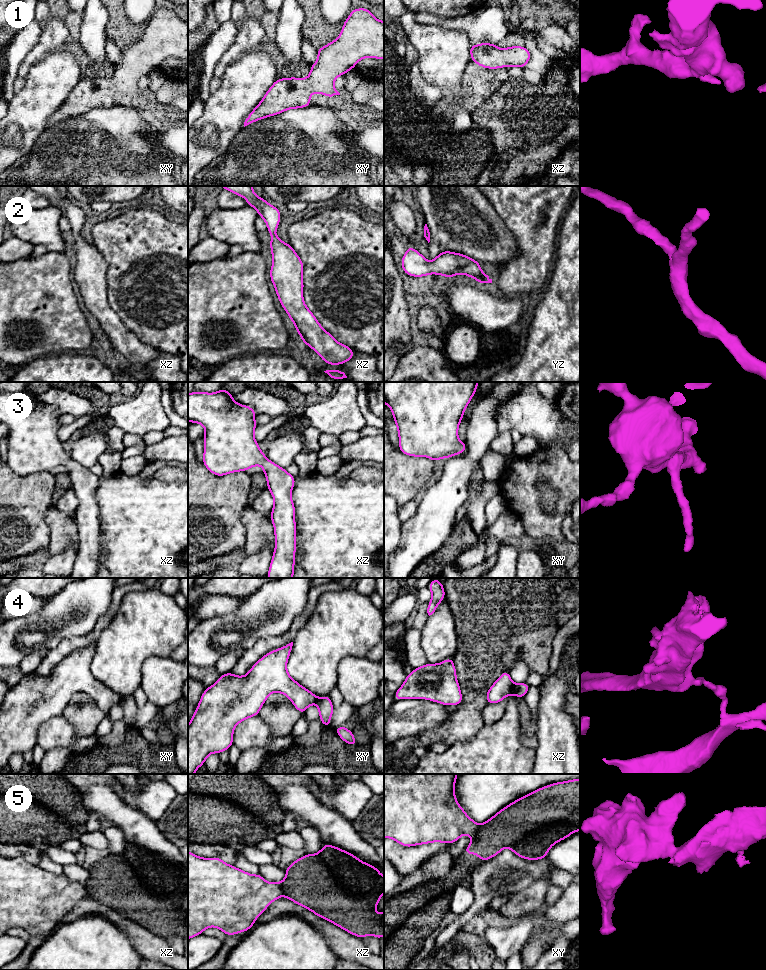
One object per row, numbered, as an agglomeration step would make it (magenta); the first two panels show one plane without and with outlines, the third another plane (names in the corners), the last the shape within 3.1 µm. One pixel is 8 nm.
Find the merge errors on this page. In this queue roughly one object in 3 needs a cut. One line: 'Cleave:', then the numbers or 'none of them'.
Cleave: 4, 5

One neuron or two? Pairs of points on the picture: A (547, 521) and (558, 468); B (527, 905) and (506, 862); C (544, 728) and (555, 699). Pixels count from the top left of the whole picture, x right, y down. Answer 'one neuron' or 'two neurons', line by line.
A: one neuron
B: two neurons
C: one neuron

